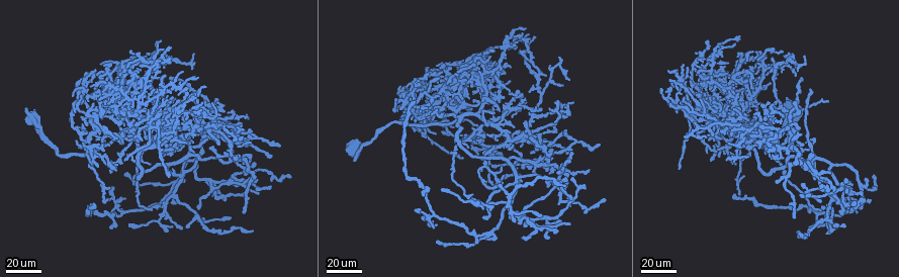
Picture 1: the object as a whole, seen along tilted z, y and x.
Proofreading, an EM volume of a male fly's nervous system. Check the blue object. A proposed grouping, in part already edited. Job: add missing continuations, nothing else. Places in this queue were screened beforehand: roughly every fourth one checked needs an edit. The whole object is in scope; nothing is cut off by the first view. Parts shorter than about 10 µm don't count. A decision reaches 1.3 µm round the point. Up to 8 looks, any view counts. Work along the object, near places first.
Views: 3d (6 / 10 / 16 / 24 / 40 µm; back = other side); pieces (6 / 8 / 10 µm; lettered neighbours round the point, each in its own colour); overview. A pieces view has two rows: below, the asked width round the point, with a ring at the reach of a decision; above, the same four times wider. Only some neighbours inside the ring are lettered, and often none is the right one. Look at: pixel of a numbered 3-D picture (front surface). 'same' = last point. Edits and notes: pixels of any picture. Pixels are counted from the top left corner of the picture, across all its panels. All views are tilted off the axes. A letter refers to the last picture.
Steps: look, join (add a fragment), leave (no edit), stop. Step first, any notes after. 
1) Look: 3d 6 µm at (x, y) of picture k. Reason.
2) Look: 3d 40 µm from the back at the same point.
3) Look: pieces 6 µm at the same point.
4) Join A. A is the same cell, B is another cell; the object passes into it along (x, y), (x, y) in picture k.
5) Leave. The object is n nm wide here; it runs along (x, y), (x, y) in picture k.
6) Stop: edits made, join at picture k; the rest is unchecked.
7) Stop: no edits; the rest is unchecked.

Look: 3d 24 µm at (827, 102) of picture 1.

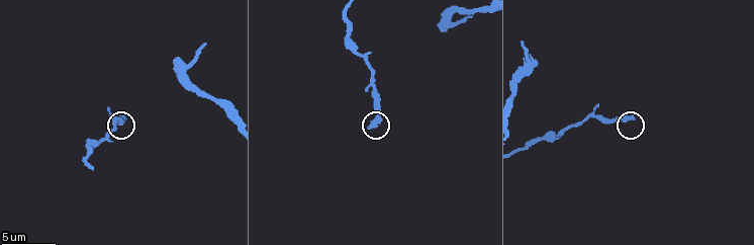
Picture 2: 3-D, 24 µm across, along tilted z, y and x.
Look: pieces 10 µm at (634, 116) of picture 2.

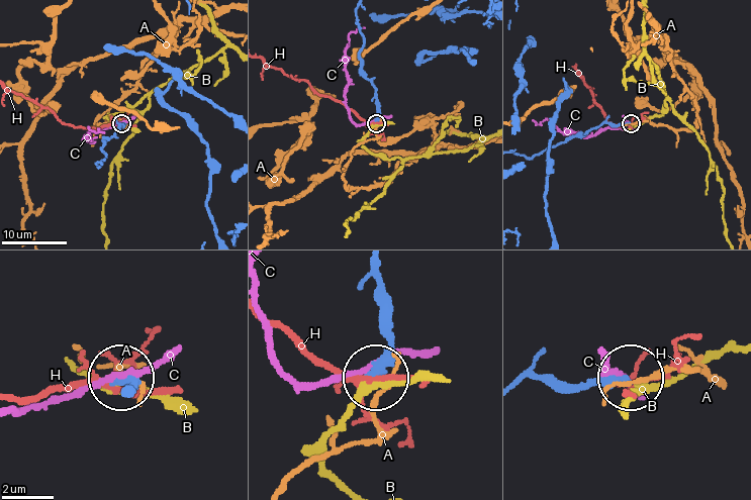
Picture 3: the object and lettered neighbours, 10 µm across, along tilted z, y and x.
Leave. A, B, C and H are other cells; it runs along (522, 381), (586, 386), (631, 379) in picture 3; none of them fits.

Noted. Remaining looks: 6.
Look: 3d 40 µm at (171, 96) of picture 1. Branch stops here.

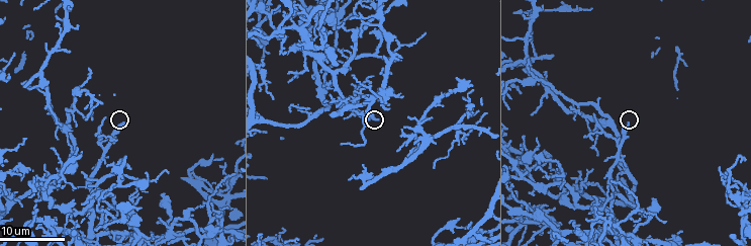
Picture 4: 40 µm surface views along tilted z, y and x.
Look: 3d 10 µm at (627, 124) of picture 4.

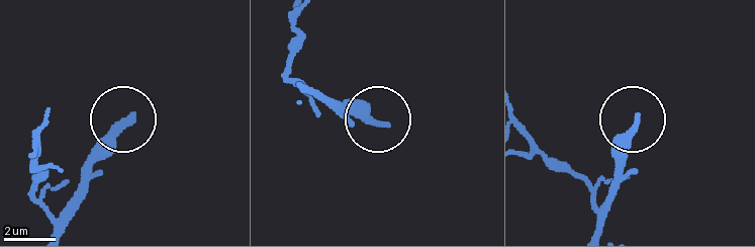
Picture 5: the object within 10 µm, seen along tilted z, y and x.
Look: pieces 10 µm at (133, 116) of picture 5. What lies round it.

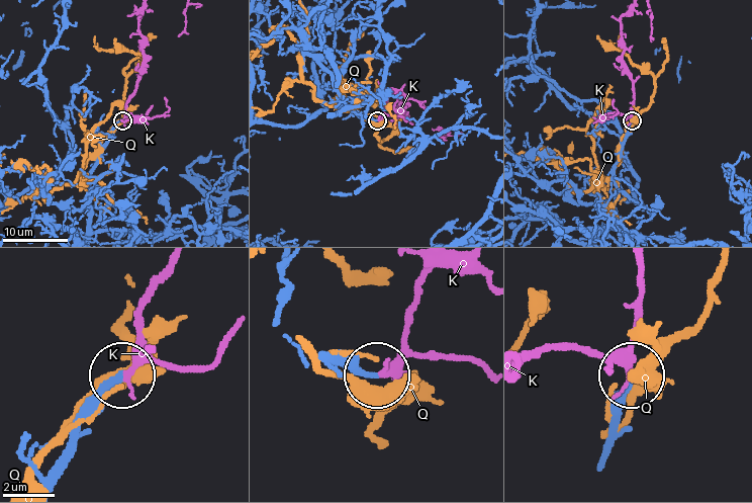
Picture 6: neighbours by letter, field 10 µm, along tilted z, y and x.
Join K. K is the same cell, Q is another cell; the object passes into it along (67, 446), (84, 416), (122, 378), (140, 297), (165, 264) in picture 6; the cell continues.

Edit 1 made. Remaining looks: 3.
Look: overview.

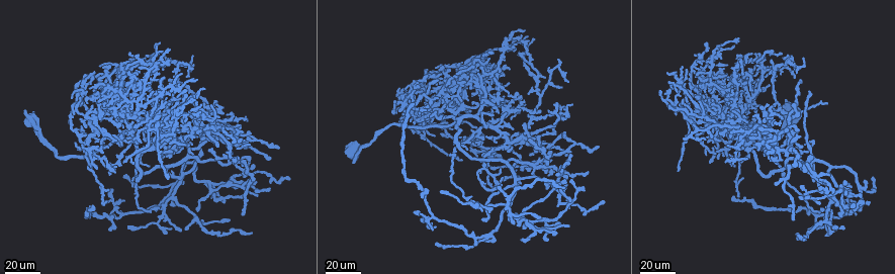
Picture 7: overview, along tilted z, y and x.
Look: 3d 40 µm at (705, 135) of picture 7.

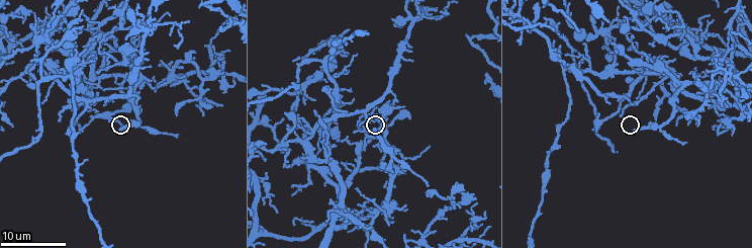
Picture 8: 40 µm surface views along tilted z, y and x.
Look: pieces 6 µm at (119, 131) of picture 8.

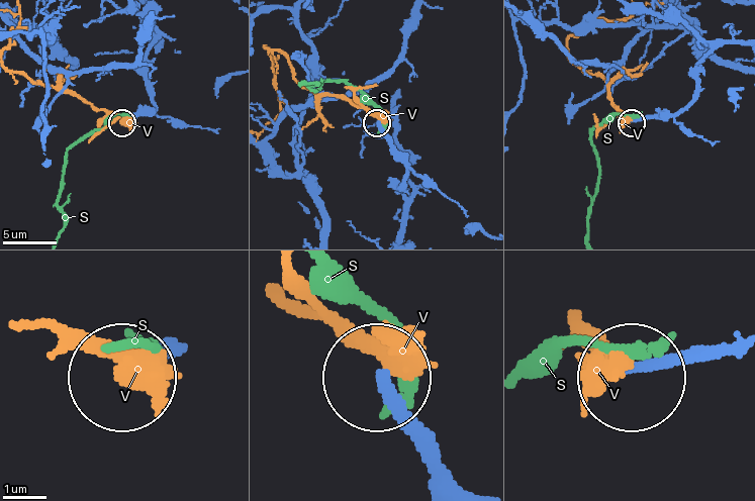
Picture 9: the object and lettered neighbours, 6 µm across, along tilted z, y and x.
Leave. The object is 220 nm wide here; S and V are other cells; no lettered fragment goes on from it.

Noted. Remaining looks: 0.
Stop: edits made, join at picture 6; the rest is unchecked.

